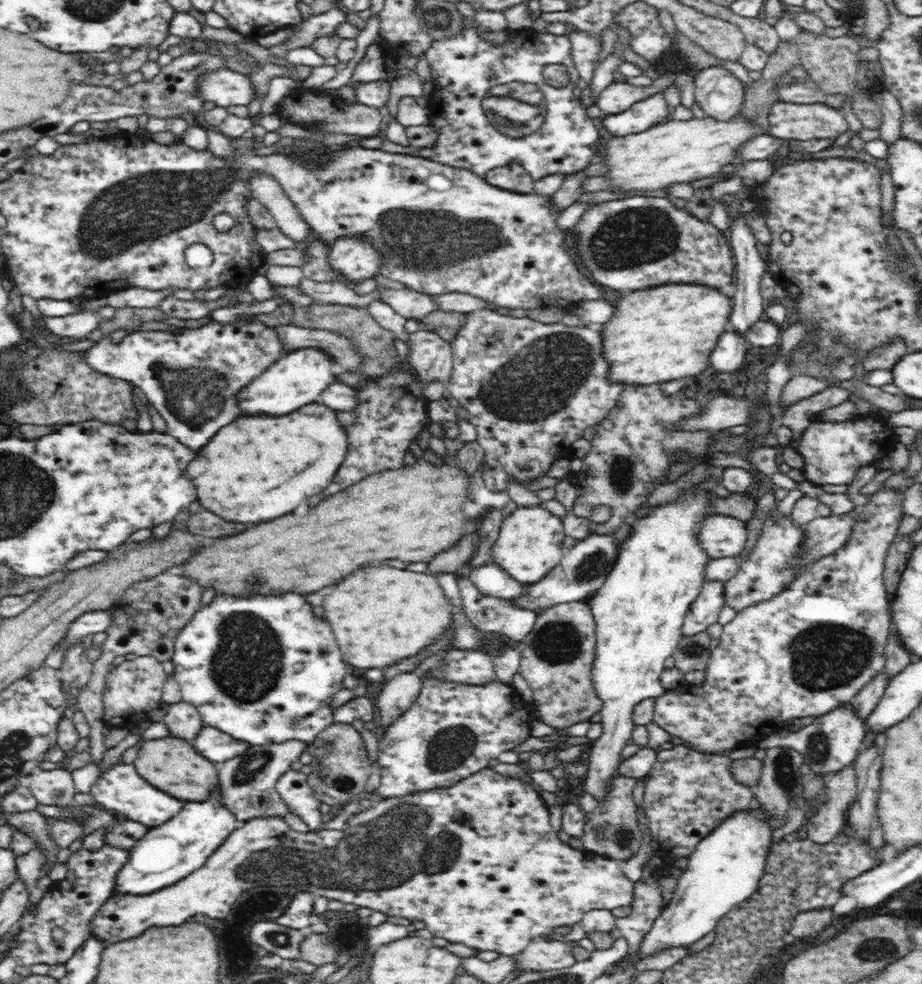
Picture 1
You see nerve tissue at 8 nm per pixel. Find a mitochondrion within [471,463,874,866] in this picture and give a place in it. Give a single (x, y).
(559, 642)

